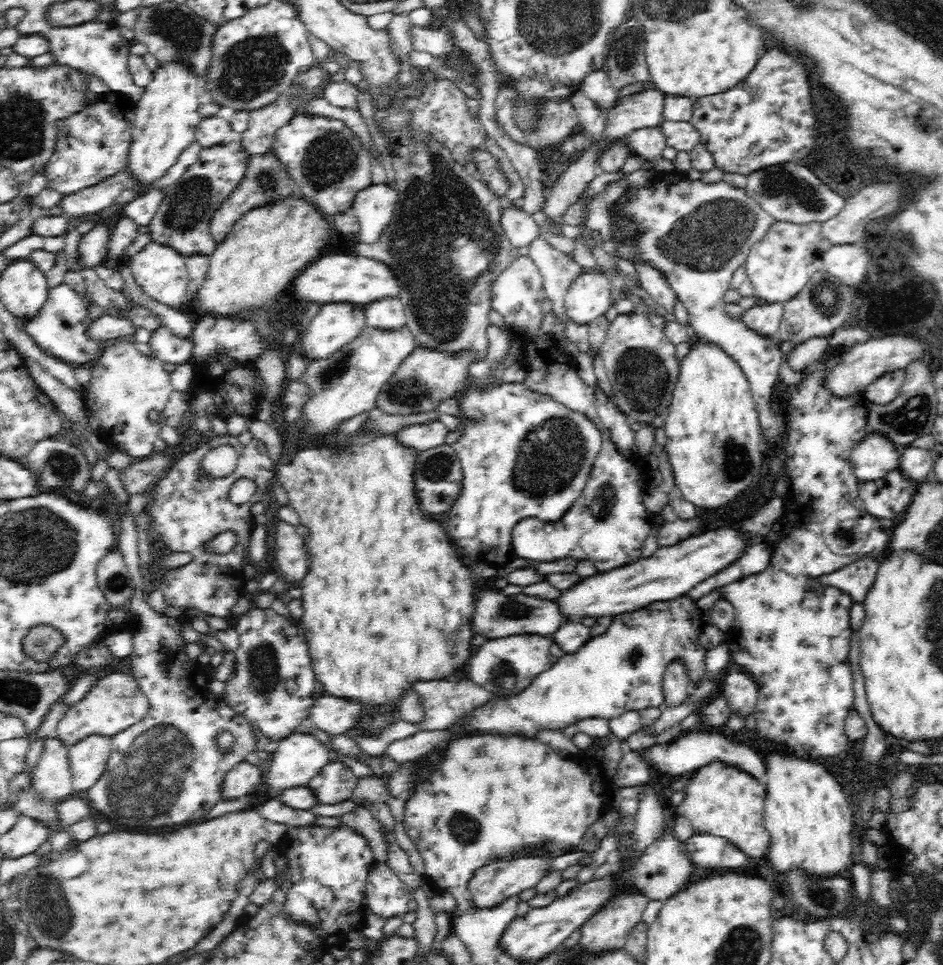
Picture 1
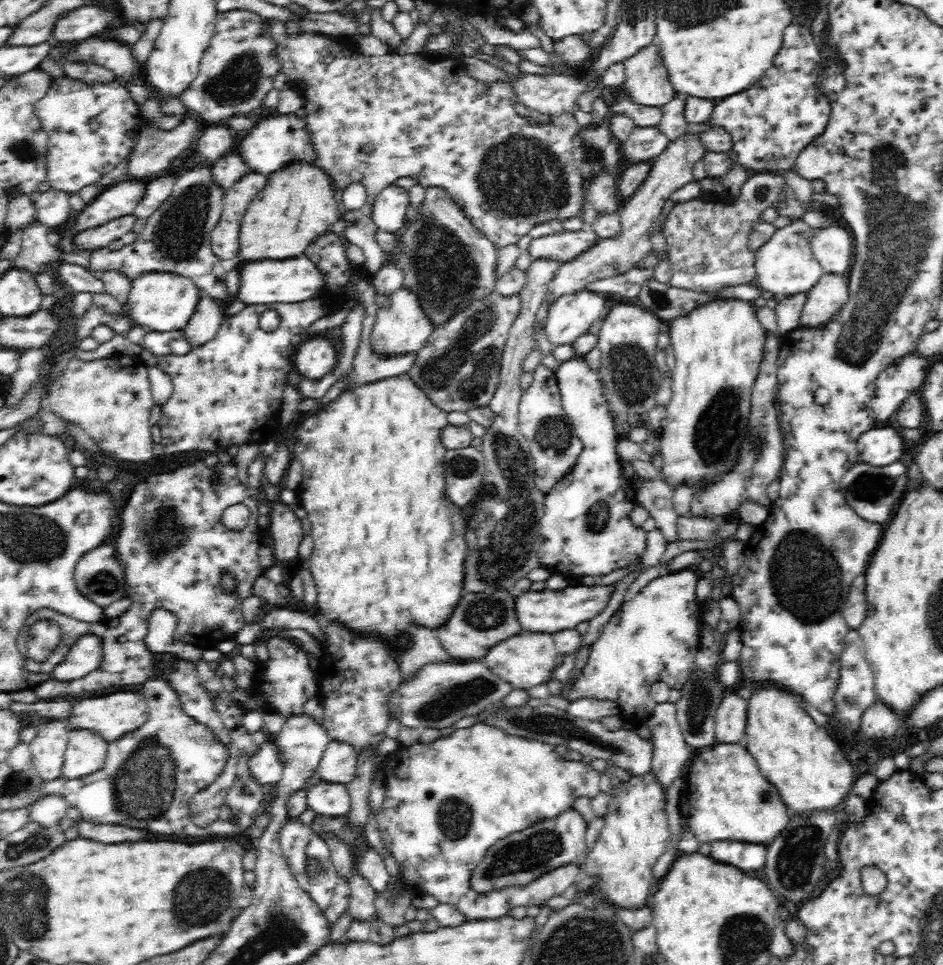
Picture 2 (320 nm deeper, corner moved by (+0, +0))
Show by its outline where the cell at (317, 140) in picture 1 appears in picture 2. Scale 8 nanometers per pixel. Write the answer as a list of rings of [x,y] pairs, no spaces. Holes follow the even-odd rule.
[[[295,113],[279,114],[260,120],[239,143],[236,150],[242,153],[244,161],[252,172],[268,176],[296,162],[307,166],[318,166],[317,146],[313,142],[309,126],[304,117],[297,116]]]

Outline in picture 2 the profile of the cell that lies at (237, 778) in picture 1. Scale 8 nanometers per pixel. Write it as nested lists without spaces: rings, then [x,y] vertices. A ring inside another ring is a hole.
[[[271,738],[259,746],[258,752],[250,757],[248,761],[248,772],[250,778],[256,783],[265,787],[271,787],[274,781],[281,777],[283,765],[275,744]]]

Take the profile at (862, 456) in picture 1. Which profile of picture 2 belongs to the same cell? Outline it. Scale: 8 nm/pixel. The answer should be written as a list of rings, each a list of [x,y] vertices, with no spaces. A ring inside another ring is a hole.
[[[874,428],[860,436],[857,449],[862,463],[885,467],[904,460],[907,447],[899,429]]]

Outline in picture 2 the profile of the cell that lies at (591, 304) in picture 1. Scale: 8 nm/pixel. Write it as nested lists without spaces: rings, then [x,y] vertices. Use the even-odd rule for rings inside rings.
[[[583,289],[554,300],[543,323],[544,332],[554,346],[572,343],[602,316],[605,296]]]

